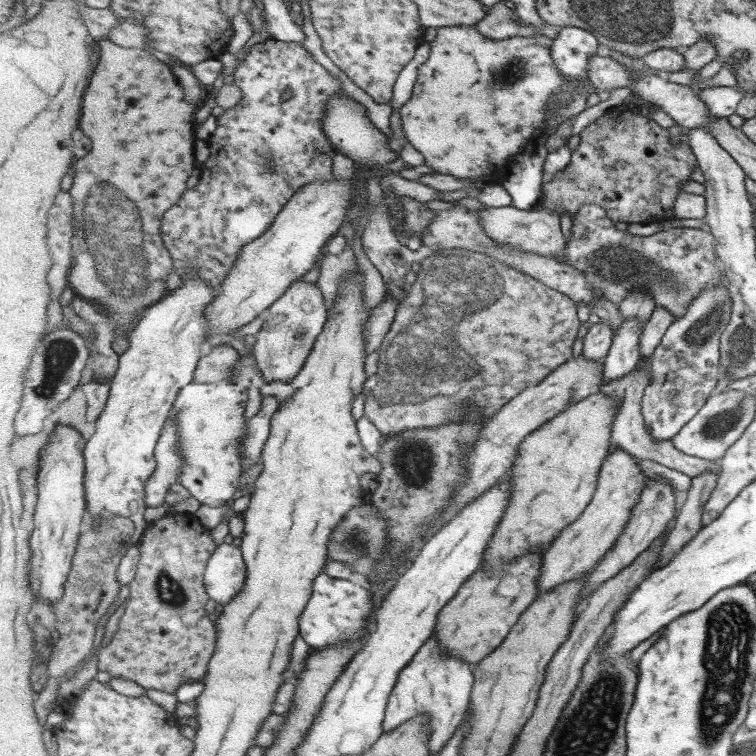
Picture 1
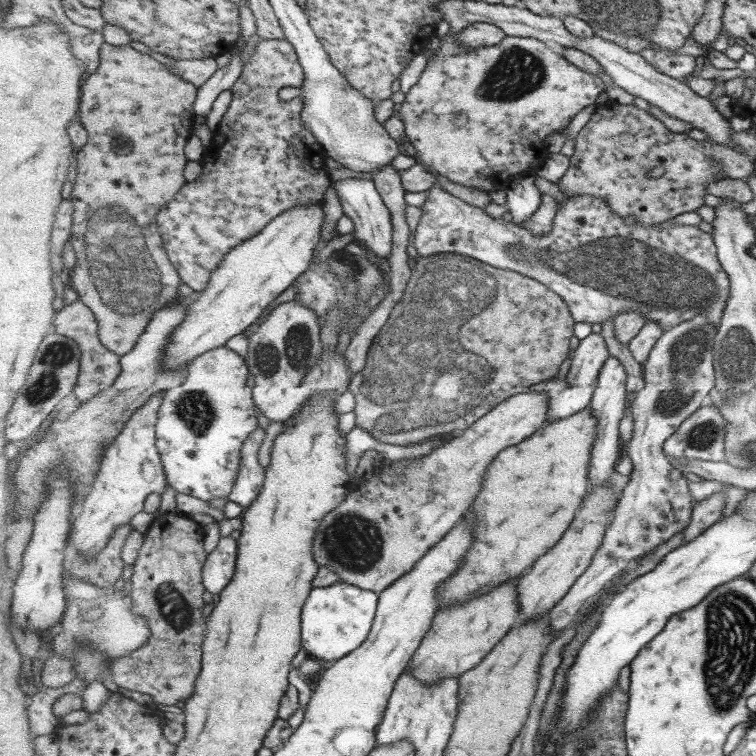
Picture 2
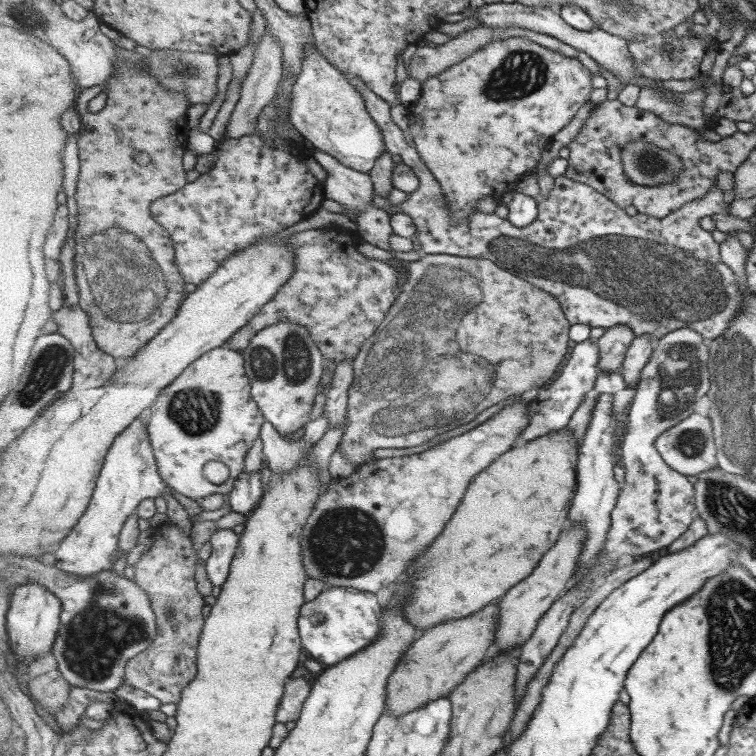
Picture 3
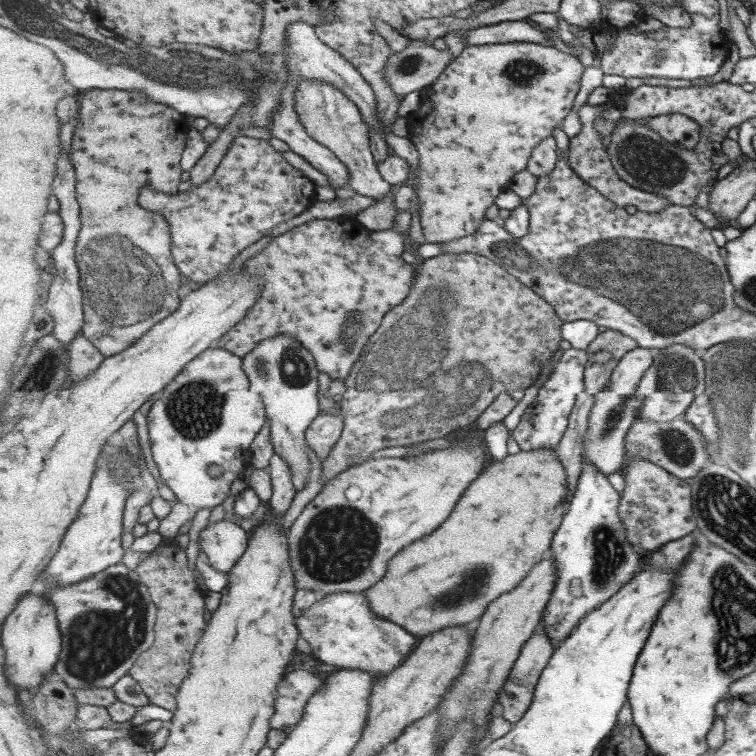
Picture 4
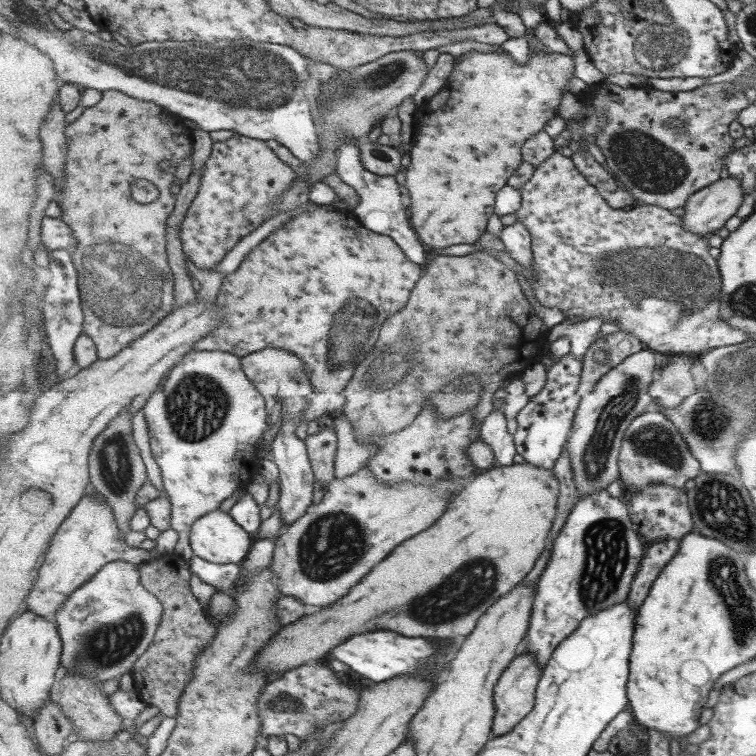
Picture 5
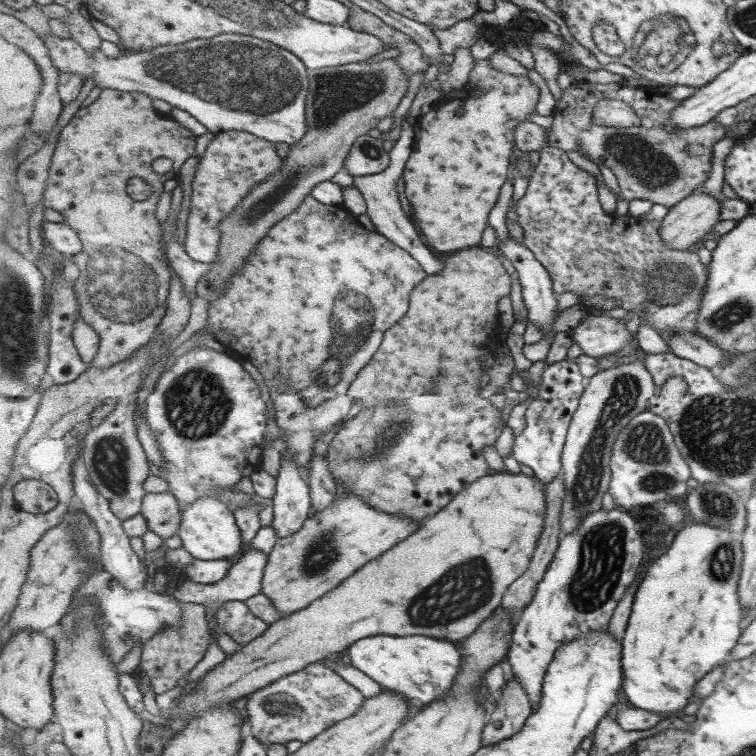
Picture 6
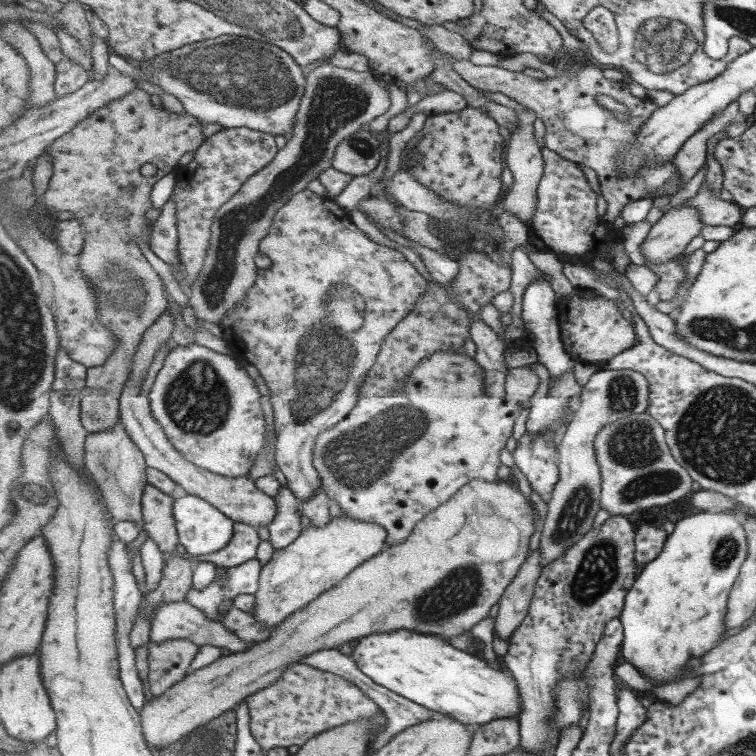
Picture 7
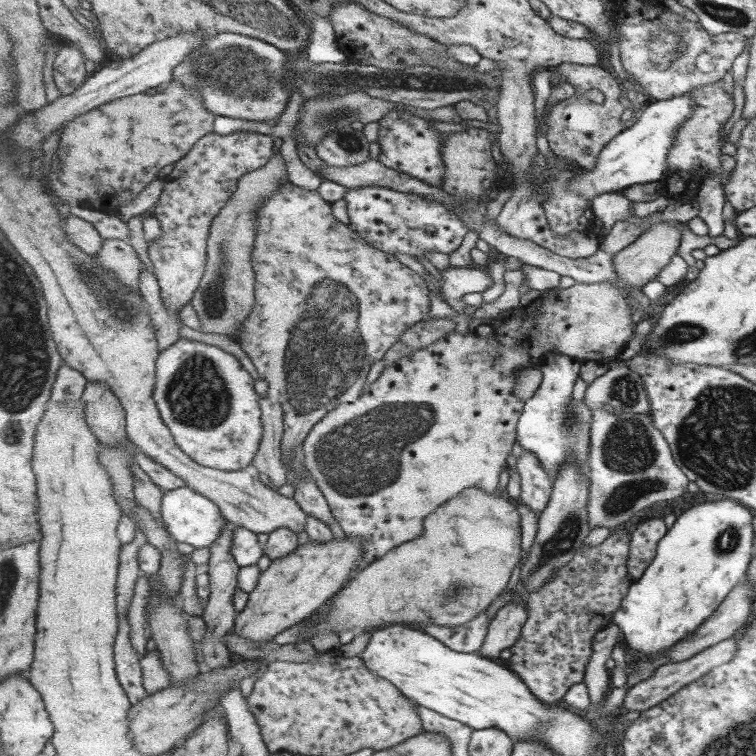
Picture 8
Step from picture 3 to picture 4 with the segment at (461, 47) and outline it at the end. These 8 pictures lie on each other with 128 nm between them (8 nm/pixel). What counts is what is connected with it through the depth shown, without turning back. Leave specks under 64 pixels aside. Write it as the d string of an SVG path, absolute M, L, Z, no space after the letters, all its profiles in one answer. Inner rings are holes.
M429 44L424 47L407 46L403 51L392 55L386 68L386 77L393 90L399 98L413 92L413 90L426 90L445 72L452 62L451 49L437 50L435 46Z

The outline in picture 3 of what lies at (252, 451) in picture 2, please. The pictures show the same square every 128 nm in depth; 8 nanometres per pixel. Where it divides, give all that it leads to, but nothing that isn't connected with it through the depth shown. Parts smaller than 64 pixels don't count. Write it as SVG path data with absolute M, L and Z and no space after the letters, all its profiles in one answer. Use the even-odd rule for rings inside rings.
M261 469L253 474L241 474L234 489L230 492L229 505L232 510L247 514L255 510L264 495L263 482L261 482Z

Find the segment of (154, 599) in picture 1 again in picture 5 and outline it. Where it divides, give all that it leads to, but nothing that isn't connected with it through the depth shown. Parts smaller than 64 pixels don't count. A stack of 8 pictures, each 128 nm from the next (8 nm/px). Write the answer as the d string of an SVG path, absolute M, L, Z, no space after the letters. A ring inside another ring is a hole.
M173 552L145 562L139 571L144 585L164 603L165 616L152 645L135 664L135 680L144 690L141 697L148 704L156 705L166 716L176 717L180 712L180 696L195 673L196 658L211 645L218 628L207 620L199 600L191 592L187 559Z

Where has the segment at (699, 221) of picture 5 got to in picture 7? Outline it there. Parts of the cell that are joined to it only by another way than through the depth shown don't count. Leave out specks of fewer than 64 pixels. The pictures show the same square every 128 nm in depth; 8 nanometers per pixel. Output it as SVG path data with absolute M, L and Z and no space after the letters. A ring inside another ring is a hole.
M689 205L671 208L652 225L641 243L645 266L649 263L663 264L681 256L691 240L702 234L705 225L697 208Z

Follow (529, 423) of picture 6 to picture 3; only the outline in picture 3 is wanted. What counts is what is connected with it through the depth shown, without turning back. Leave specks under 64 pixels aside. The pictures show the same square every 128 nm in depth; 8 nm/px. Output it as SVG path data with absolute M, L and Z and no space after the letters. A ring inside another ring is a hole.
M591 338L587 342L577 343L572 349L571 357L565 362L561 375L549 385L547 390L542 389L538 392L533 404L529 403L530 425L522 433L522 441L533 441L567 428L587 395L596 391L601 361L600 347L597 342L597 339Z

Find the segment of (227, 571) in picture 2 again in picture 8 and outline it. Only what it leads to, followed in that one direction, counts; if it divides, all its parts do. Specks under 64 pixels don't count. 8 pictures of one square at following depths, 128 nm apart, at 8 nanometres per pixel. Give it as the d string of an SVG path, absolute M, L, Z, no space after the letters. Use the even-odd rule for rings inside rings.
M187 486L175 490L165 489L163 500L162 513L164 521L169 526L168 532L178 542L185 542L194 548L211 546L215 540L220 538L224 526L228 523L217 503Z

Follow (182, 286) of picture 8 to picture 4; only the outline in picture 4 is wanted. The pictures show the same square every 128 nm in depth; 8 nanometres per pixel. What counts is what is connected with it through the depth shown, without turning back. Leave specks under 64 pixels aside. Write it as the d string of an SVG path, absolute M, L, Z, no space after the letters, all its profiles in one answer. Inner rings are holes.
M238 136L205 184L174 195L142 188L140 203L164 214L172 227L176 265L186 280L204 284L227 272L245 248L315 204L316 187L264 139Z

